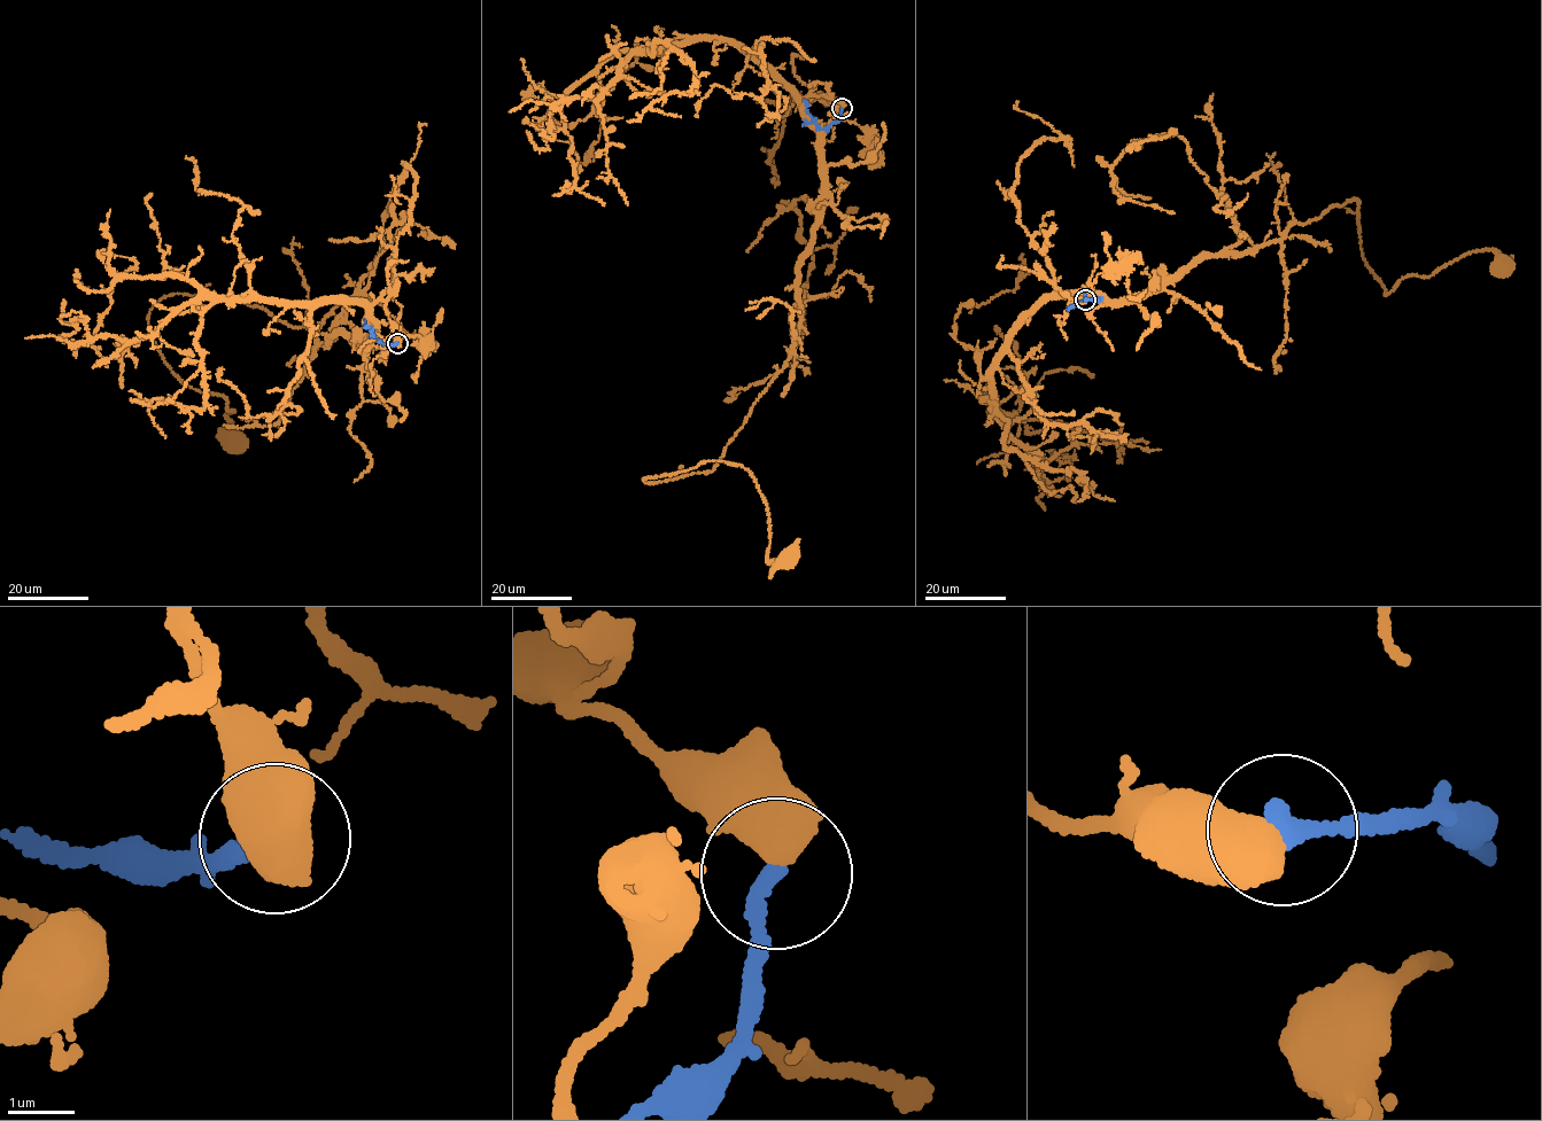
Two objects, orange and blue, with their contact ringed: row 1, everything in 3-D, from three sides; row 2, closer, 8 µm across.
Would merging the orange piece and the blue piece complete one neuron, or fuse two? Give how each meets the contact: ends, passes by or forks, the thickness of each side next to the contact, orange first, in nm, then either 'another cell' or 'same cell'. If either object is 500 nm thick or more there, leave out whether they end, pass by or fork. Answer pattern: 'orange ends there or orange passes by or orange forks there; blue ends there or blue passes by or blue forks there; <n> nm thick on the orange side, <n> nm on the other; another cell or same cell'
650 nm thick on the orange side, 300 nm on the other; another cell

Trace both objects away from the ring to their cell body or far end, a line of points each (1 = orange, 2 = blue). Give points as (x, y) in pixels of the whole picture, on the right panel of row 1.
1: (1085, 300), (1052, 282), (1136, 303), (1357, 200), (1386, 294), (1471, 252), (1503, 264)
2: (1086, 300), (1099, 298), (1081, 301), (1067, 311)

